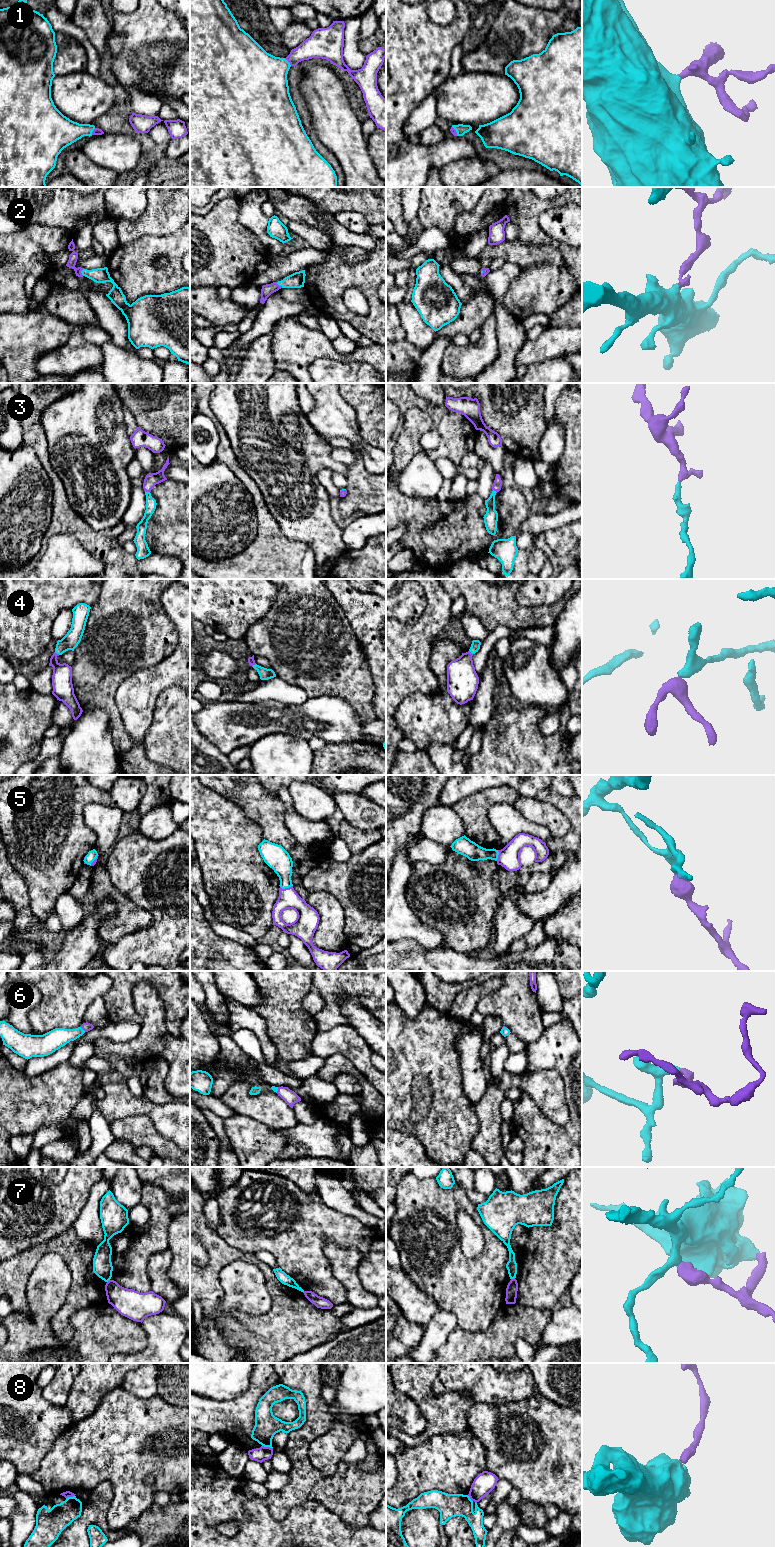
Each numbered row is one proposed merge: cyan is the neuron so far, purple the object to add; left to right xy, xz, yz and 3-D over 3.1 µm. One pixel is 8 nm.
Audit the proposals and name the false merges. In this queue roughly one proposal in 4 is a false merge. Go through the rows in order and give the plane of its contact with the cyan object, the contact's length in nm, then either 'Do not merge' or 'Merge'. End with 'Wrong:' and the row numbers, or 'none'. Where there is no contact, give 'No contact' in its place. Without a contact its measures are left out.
1: Touches cyan in xz. Shared border 90 nm. Merge
2: Touches cyan in xz. Shared border 70 nm. Merge
3: Touches cyan in xy. Shared border 40 nm. Merge
4: Touches cyan in xy. Shared border 50 nm. Merge
5: Touches cyan in xz. Shared border 110 nm. Merge
6: Touches cyan in xy. Shared border 60 nm. Merge
7: Touches cyan in yz. Shared border 40 nm. Do not merge
8: Touches cyan in xz. Shared border 90 nm. Do not merge
Wrong: 7, 8

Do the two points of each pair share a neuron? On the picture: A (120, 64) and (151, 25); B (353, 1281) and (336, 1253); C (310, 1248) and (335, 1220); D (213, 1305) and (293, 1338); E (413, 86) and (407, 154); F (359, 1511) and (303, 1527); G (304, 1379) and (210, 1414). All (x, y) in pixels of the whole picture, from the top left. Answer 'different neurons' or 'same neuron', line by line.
A: same neuron
B: same neuron
C: same neuron
D: same neuron
E: different neurons
F: different neurons
G: different neurons

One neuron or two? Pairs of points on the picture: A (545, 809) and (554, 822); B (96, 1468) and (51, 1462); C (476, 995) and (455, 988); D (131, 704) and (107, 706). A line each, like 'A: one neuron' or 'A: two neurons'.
A: one neuron
B: one neuron
C: two neurons
D: two neurons

